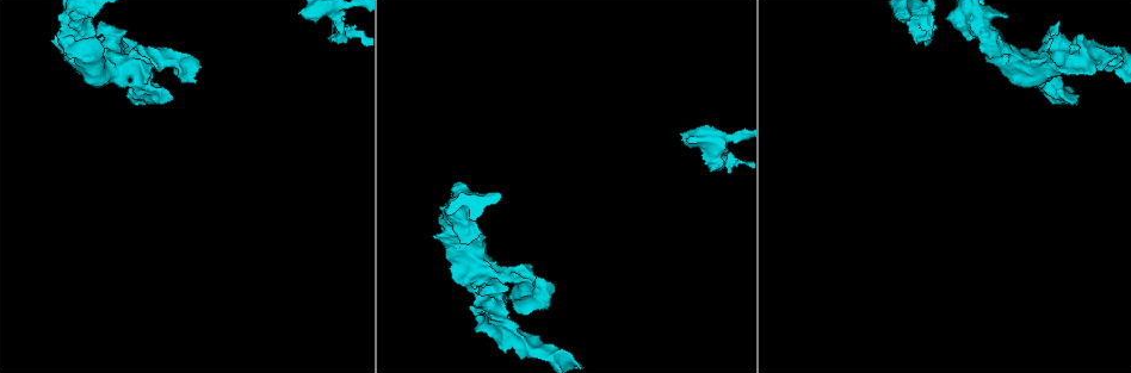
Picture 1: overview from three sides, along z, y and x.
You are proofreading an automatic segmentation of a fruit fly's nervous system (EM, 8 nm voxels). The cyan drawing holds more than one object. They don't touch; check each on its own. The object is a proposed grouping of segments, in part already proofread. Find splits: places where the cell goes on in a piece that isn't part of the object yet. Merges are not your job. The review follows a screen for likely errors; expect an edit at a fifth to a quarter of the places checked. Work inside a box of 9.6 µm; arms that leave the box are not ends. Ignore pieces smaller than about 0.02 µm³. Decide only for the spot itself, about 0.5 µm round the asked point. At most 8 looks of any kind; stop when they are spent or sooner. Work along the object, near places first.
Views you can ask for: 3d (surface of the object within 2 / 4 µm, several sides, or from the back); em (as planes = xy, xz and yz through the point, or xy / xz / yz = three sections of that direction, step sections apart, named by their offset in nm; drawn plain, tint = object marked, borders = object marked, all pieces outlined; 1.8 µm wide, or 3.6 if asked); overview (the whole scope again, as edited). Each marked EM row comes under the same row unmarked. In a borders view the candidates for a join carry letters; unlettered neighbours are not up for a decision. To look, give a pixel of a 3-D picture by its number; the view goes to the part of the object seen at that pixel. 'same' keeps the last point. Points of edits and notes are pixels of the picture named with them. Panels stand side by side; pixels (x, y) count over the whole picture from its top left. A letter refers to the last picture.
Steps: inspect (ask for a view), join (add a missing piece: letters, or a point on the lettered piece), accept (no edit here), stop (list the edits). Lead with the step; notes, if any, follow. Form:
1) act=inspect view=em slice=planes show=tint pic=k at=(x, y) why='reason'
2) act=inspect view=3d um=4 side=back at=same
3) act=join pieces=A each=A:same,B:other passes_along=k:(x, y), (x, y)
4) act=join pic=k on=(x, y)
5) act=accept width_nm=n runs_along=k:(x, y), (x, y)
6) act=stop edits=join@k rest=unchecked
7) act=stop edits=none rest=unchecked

act=inspect view=3d um=2 pic=1 at=(98, 34) why='free end'

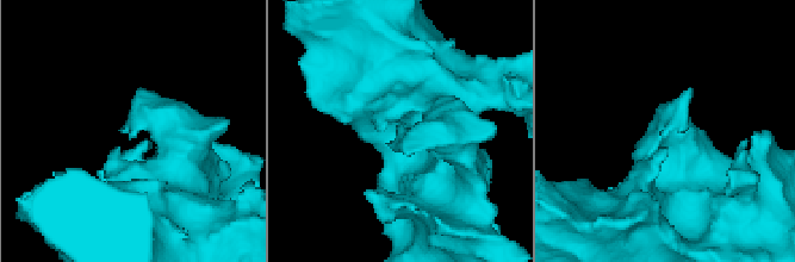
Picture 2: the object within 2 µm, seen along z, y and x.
act=inspect view=em slice=planes show=borders pic=2 at=(386, 143) why='now the EM'

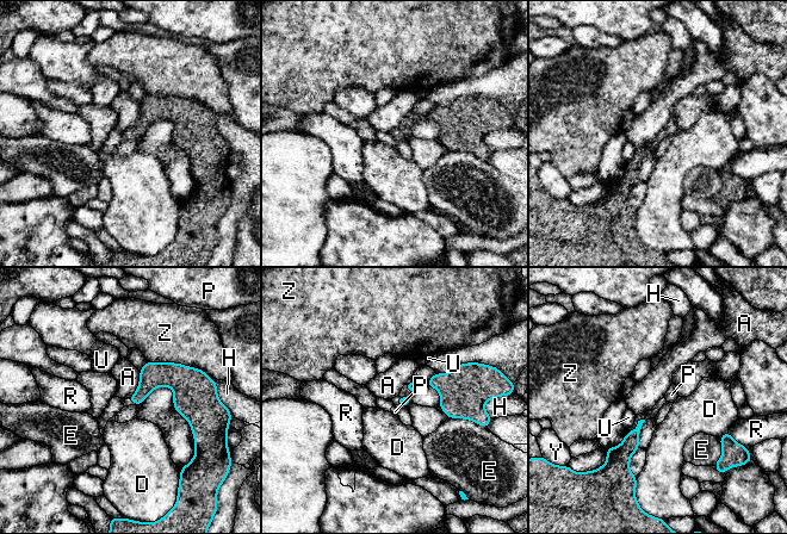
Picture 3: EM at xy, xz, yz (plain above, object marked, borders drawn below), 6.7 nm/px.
act=accept each=A:other,D:other,E:other,H:other,P:other,R:other,U:other,Y:other,Z:other border=3:(140, 371), (138, 386), (129, 398) found='none of them fits'

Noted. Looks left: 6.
act=inspect view=em slice=planes show=borders pic=1 at=(62, 47) why='free end'

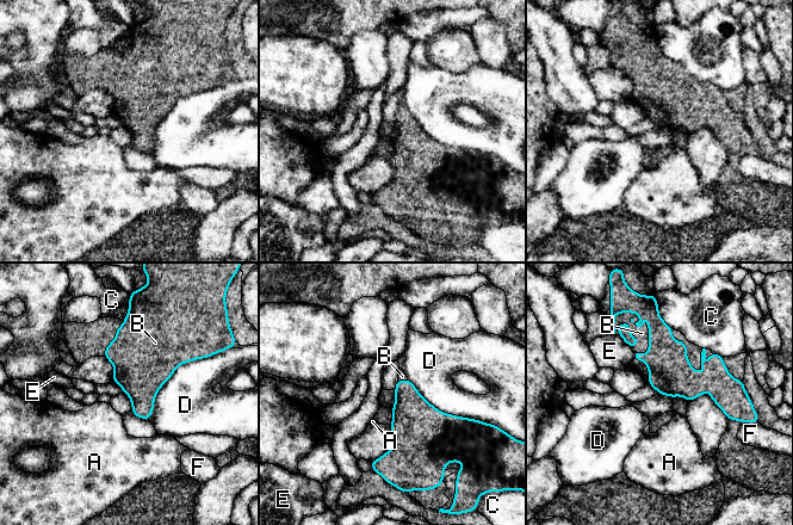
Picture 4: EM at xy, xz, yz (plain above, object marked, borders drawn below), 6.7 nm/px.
act=join pieces=B longest_contact=D:550nm each=A:other,B:same,C:other,D:other,E:other,F:other passes_along=4:(670, 372), (686, 347), (693, 352) found='the cell continues'

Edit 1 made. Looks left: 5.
act=inspect view=em slice=xz step=4 show=tint pic=1 at=(554, 285) why='an open end'

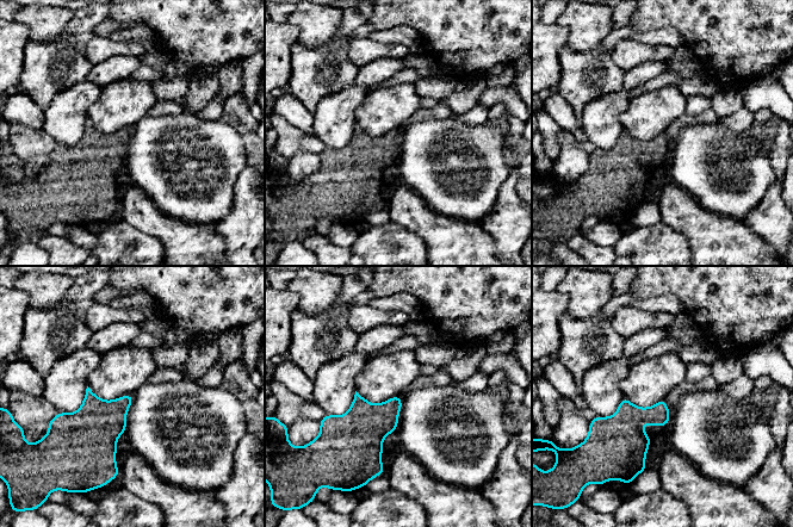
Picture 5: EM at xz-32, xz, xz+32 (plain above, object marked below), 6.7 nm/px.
act=inspect view=em slice=xz step=4 show=borders at=same

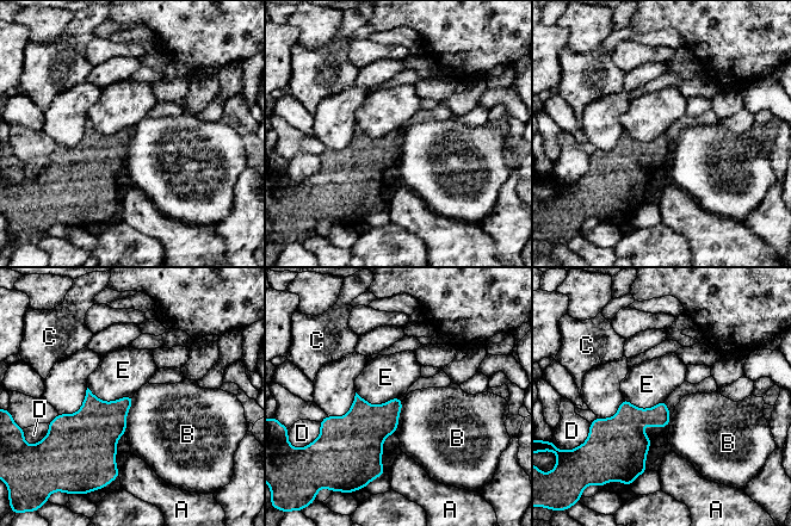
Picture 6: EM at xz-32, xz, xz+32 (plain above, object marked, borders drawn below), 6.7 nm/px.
act=accept longest_contact=E:320nm each=A:other,B:other,C:other,D:other,E:other border=6:(134, 396), (123, 434) found='none of them fits'

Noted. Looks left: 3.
act=stop edits=join@4 rest=unchecked

